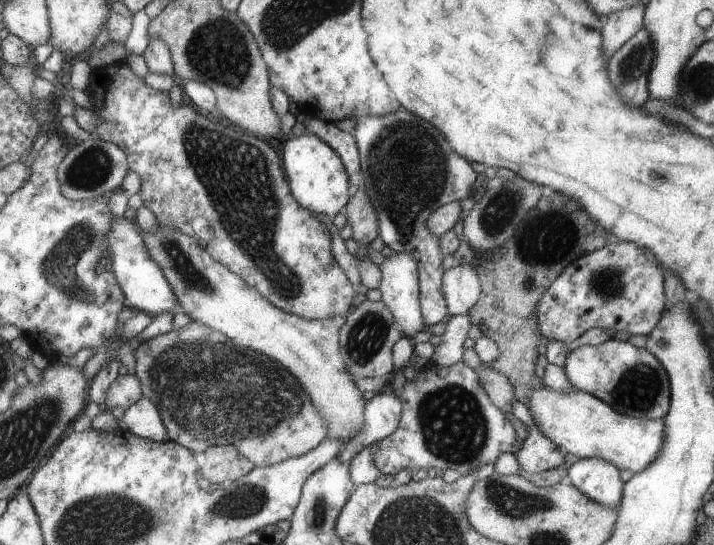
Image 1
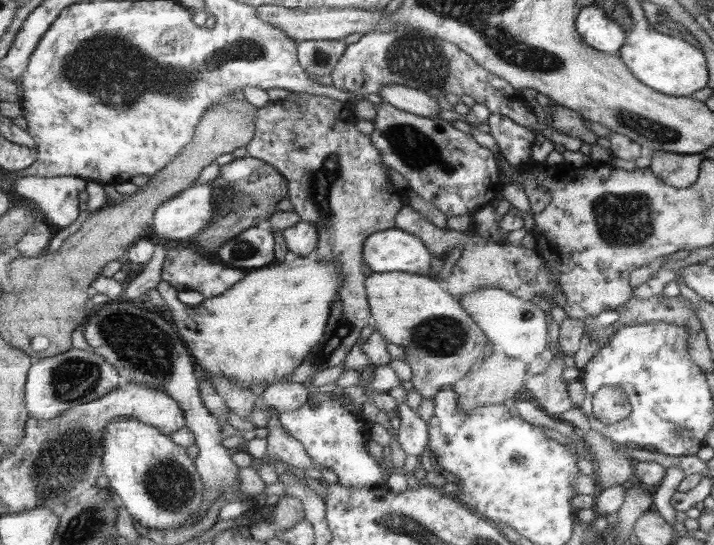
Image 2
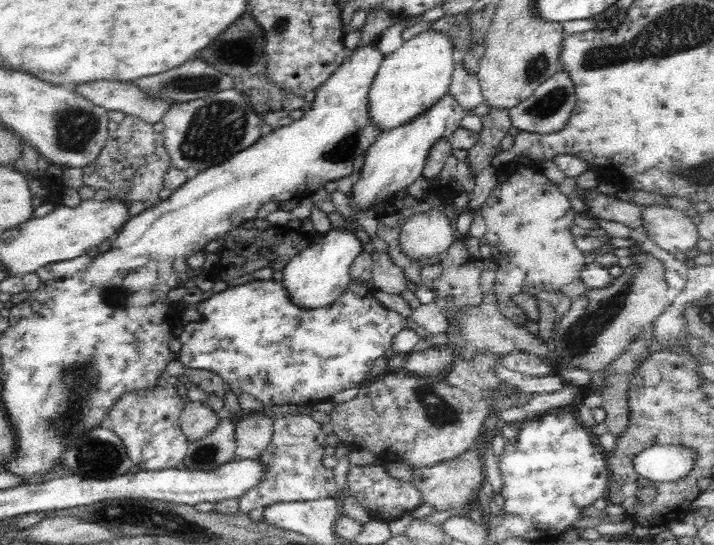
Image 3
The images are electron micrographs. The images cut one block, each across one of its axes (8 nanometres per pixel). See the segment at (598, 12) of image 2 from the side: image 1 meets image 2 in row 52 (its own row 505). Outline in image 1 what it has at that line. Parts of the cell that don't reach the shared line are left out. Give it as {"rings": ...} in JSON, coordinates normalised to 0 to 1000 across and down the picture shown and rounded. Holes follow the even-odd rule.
{"rings":[[[811,844],[808,851],[797,855],[794,884],[803,884],[825,914],[856,932],[867,932],[875,914],[878,884],[870,877],[870,859],[853,844]]]}

